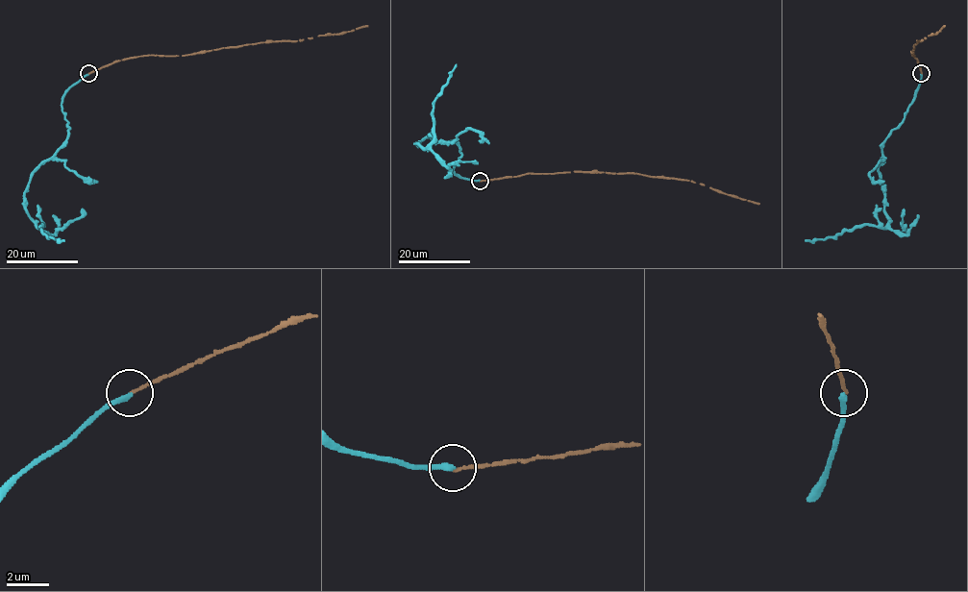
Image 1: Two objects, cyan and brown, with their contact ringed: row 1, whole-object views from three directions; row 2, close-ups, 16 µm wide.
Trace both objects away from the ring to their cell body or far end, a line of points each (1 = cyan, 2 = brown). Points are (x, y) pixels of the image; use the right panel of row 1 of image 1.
1: (922, 74), (904, 120), (883, 145), (879, 173), (888, 220), (884, 227), (859, 225), (833, 236), (806, 239)
2: (922, 74), (917, 60), (911, 56), (913, 46), (944, 25)

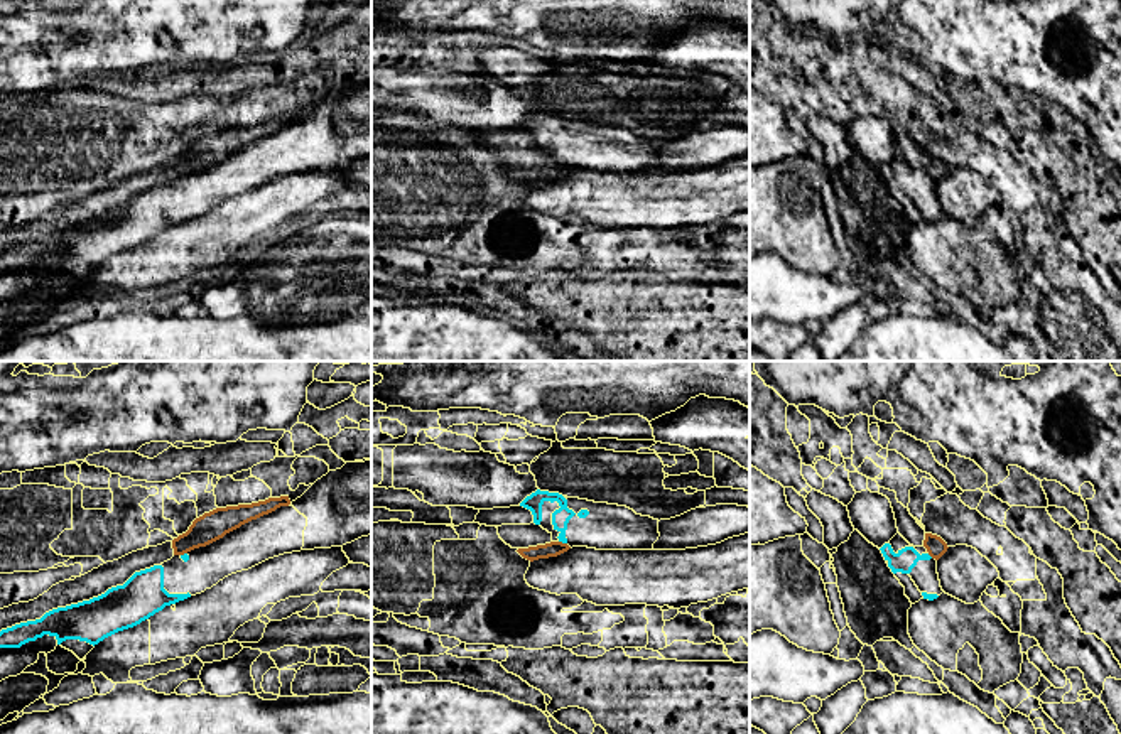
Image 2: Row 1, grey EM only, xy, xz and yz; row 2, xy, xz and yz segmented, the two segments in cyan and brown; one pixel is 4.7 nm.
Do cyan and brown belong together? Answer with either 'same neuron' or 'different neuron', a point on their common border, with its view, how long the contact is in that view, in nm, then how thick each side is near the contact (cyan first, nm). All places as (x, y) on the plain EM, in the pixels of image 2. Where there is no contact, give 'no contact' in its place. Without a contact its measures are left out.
different neuron; meets cyan in xz at (563, 164); contact 40 nm long; 90 nm thick on the cyan side, 70 nm on the other

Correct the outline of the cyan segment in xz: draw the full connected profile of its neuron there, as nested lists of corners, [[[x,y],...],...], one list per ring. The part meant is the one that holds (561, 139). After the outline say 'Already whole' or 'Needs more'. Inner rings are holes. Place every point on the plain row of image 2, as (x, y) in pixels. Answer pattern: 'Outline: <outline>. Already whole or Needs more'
Outline: [[[537,111],[520,128],[533,137],[533,145],[552,157],[552,164],[596,172],[653,172],[658,142],[636,137],[618,127],[567,120]]]. Needs more

